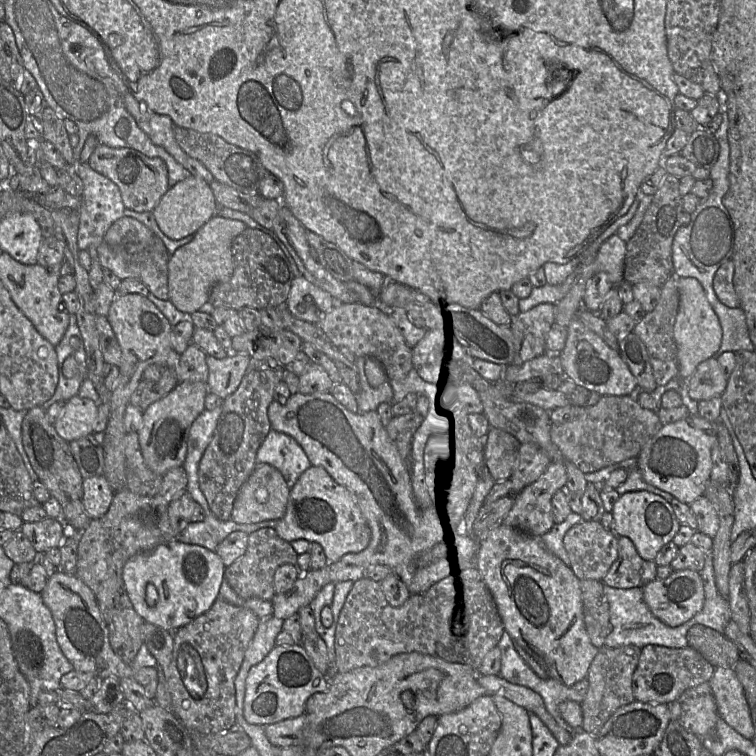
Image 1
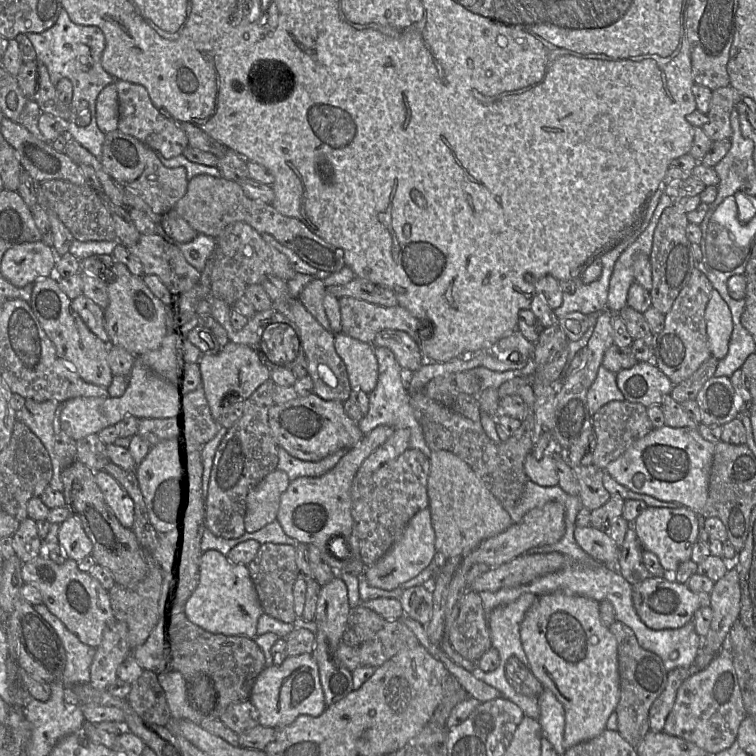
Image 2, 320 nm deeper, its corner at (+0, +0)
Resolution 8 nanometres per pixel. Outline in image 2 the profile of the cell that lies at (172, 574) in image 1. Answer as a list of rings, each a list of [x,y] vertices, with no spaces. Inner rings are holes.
[[[217,550],[203,552],[199,583],[188,604],[191,621],[214,634],[241,635],[255,639],[258,619],[263,613],[248,567],[232,563]]]

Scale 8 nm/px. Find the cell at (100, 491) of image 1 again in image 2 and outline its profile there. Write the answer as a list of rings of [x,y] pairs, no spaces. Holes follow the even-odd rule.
[[[105,471],[94,473],[94,479],[118,521],[125,528],[132,528],[134,521],[134,503],[121,485]]]

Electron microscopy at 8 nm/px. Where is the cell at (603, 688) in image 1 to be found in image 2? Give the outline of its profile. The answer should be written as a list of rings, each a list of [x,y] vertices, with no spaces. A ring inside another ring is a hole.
[[[615,620],[609,631],[617,641],[617,658],[620,684],[620,697],[615,709],[617,731],[636,748],[650,731],[649,710],[653,702],[661,695],[667,684],[667,671],[661,658],[653,652],[643,649],[637,642],[633,630]]]

